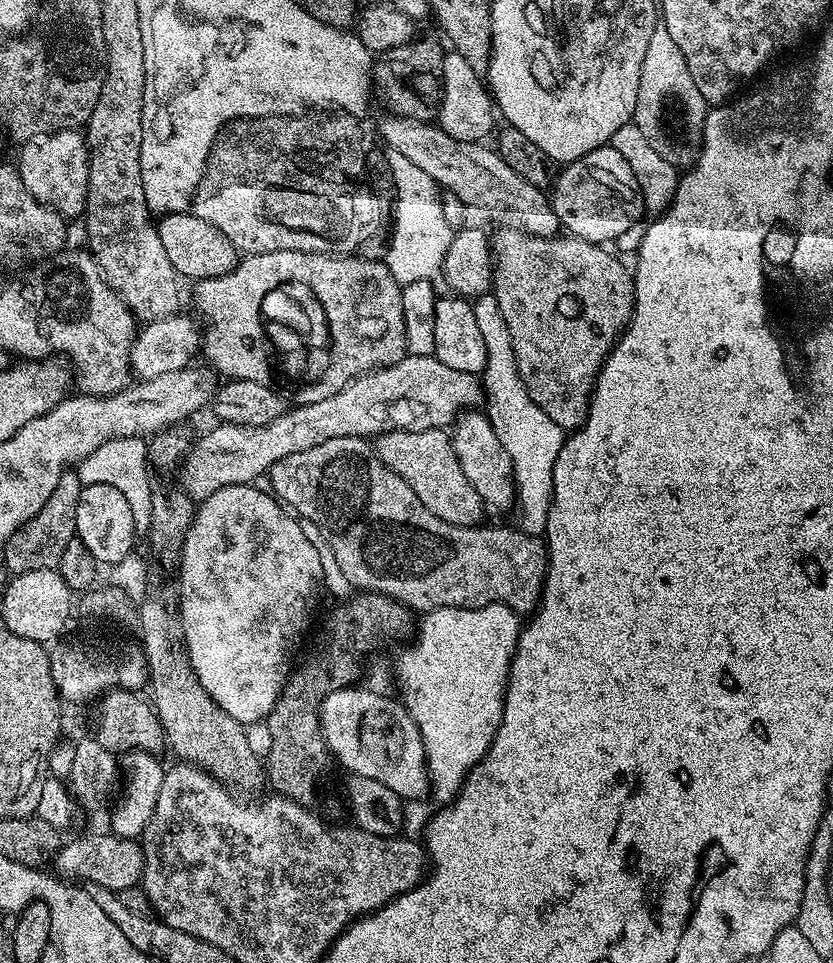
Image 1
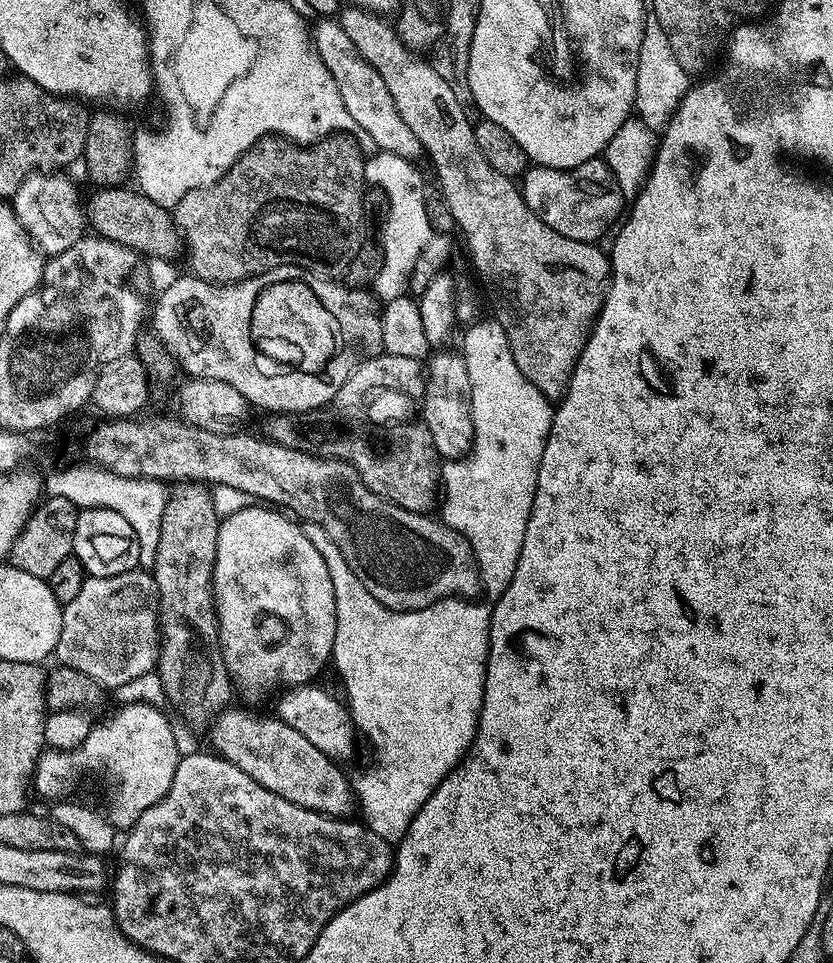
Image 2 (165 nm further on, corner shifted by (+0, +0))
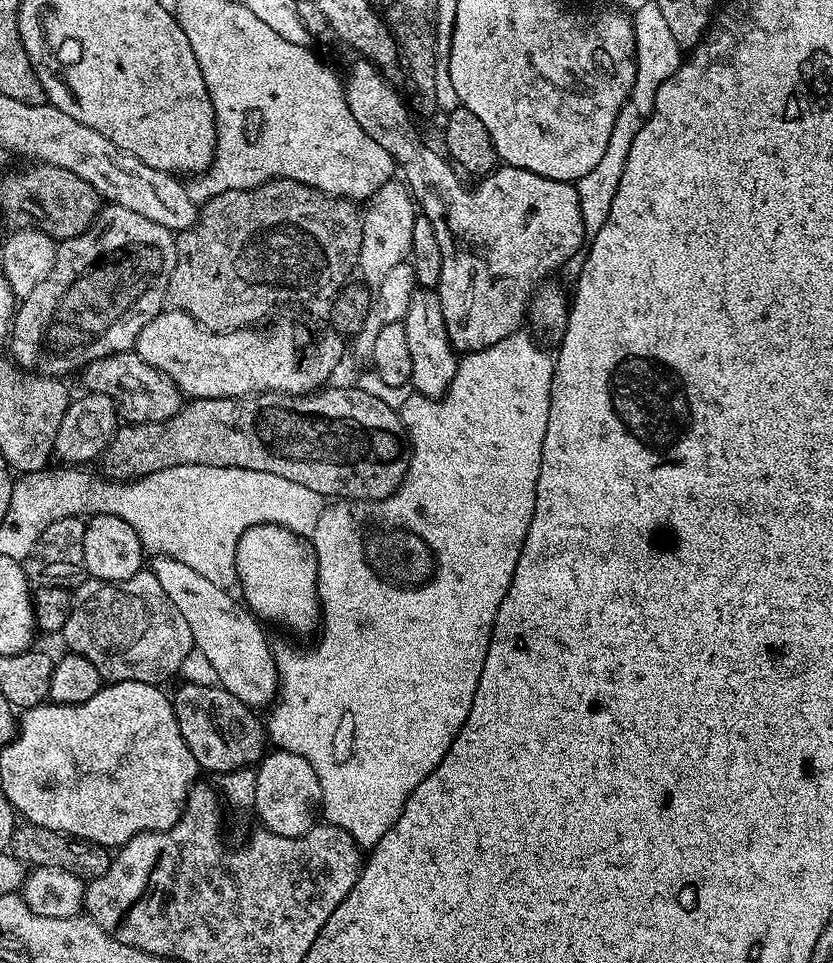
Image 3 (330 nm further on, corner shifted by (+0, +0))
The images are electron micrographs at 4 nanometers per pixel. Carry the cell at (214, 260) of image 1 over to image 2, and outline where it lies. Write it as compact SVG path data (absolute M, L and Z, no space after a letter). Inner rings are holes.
M100 186L96 193L86 200L86 224L95 235L105 240L113 240L127 248L133 248L145 258L152 256L172 256L181 247L180 233L176 231L176 222L169 209L150 202L143 192L135 187Z

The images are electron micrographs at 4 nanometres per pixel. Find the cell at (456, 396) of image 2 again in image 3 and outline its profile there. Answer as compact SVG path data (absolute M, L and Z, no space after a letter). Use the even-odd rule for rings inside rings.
M417 290L412 296L410 310L406 310L406 318L402 323L406 330L406 343L410 349L411 387L416 387L413 389L421 396L439 400L448 393L448 387L454 382L458 363L458 353L452 347L446 330L446 318L442 318L439 295L432 290Z

